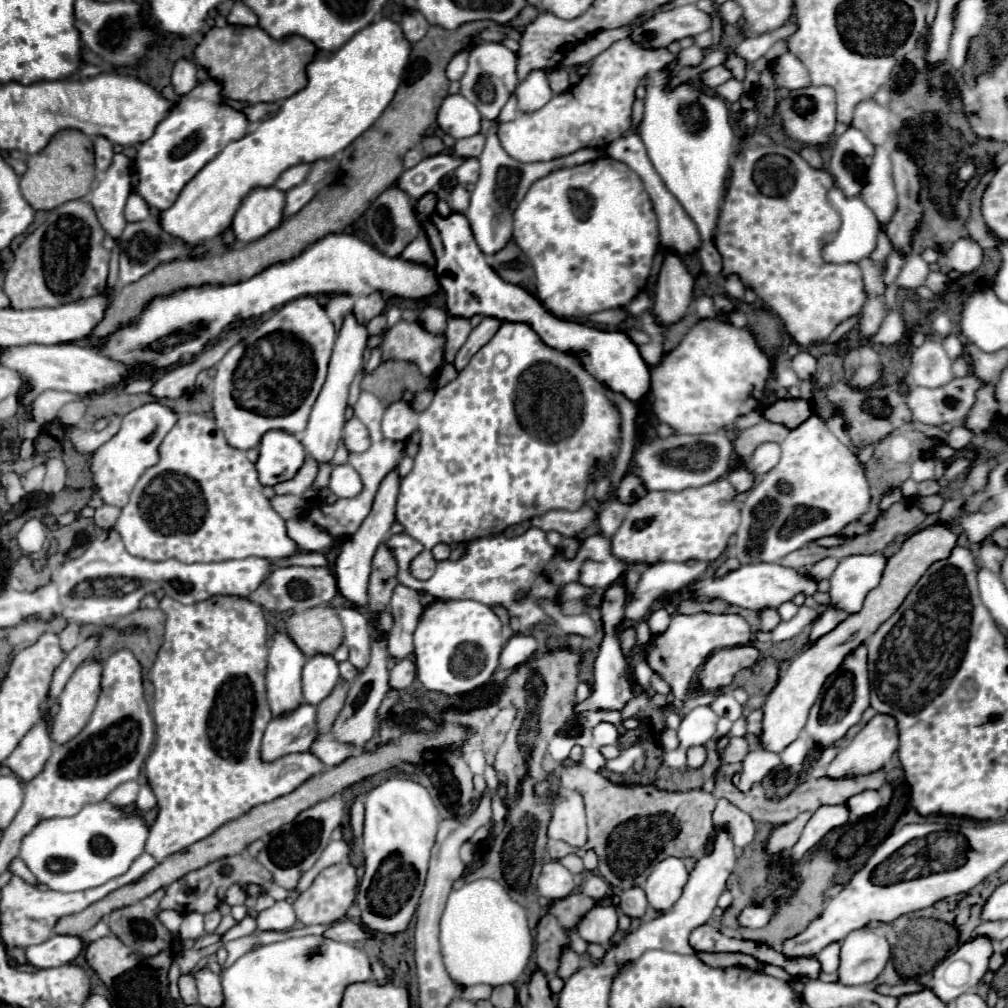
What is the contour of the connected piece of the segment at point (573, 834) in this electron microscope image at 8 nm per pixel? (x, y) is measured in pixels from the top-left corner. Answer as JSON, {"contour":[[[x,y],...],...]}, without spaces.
{"contour":[[[574,792],[554,802],[548,836],[560,838],[574,848],[582,848],[586,844],[588,834],[586,834],[586,814],[584,814],[582,796]]]}

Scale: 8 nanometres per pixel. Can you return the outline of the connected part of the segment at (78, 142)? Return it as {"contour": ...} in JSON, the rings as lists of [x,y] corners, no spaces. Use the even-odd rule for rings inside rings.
{"contour":[[[60,130],[48,146],[26,158],[26,172],[20,178],[20,190],[34,210],[54,210],[56,206],[82,198],[94,182],[94,150],[92,138],[78,130]]]}

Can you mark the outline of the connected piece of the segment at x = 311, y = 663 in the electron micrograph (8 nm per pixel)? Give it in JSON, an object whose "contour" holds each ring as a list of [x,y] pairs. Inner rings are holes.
{"contour":[[[318,654],[308,658],[302,668],[302,688],[304,700],[308,704],[322,702],[338,682],[338,662],[328,654]]]}

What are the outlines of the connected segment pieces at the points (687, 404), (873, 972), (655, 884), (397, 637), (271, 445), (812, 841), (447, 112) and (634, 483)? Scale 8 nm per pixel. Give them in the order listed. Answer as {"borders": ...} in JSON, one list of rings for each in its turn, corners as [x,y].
{"borders":[[[[718,318],[700,320],[684,340],[652,368],[652,408],[674,432],[706,434],[730,428],[734,418],[760,406],[770,362],[748,328],[738,330]]],[[[868,924],[860,930],[854,930],[842,940],[838,968],[840,982],[850,986],[868,984],[876,980],[890,958],[890,942],[886,936],[876,934],[874,926]]],[[[666,858],[658,862],[644,884],[650,906],[660,912],[666,912],[666,908],[672,908],[674,900],[678,900],[678,896],[682,894],[686,876],[688,876],[688,870],[682,858]]],[[[396,586],[390,600],[390,614],[394,618],[392,630],[388,632],[388,648],[390,656],[406,658],[412,654],[412,638],[416,624],[422,616],[424,608],[420,604],[420,594],[406,586]]],[[[266,432],[262,436],[256,470],[264,486],[276,486],[282,480],[294,478],[304,462],[306,452],[296,436],[286,432]]],[[[838,804],[838,806],[822,806],[814,812],[814,816],[810,818],[810,822],[806,824],[802,838],[798,840],[798,844],[788,850],[788,856],[792,860],[798,860],[800,856],[804,856],[810,848],[814,848],[830,830],[842,826],[848,822],[848,806],[846,804]]],[[[460,94],[446,96],[438,112],[440,128],[456,140],[478,134],[480,122],[482,122],[482,116],[478,108]]],[[[624,476],[616,494],[646,494],[646,490],[642,488],[642,484],[638,484],[638,480],[634,480],[634,476]]]]}

